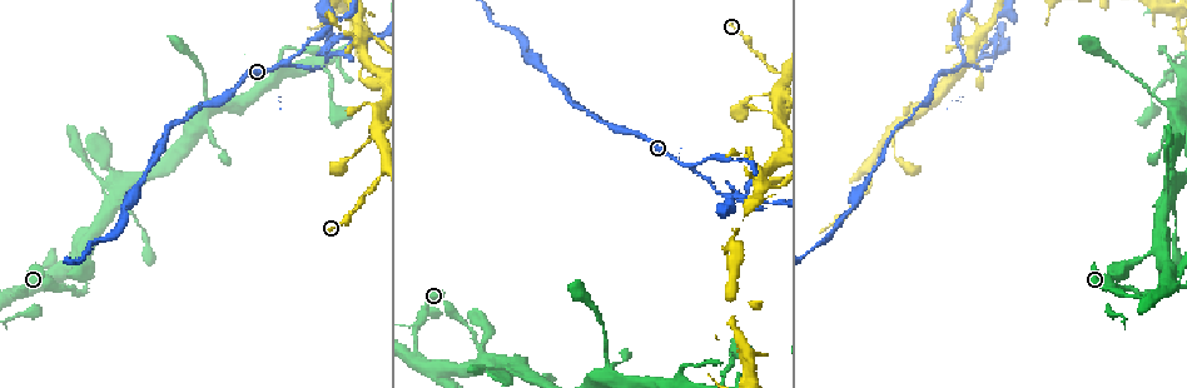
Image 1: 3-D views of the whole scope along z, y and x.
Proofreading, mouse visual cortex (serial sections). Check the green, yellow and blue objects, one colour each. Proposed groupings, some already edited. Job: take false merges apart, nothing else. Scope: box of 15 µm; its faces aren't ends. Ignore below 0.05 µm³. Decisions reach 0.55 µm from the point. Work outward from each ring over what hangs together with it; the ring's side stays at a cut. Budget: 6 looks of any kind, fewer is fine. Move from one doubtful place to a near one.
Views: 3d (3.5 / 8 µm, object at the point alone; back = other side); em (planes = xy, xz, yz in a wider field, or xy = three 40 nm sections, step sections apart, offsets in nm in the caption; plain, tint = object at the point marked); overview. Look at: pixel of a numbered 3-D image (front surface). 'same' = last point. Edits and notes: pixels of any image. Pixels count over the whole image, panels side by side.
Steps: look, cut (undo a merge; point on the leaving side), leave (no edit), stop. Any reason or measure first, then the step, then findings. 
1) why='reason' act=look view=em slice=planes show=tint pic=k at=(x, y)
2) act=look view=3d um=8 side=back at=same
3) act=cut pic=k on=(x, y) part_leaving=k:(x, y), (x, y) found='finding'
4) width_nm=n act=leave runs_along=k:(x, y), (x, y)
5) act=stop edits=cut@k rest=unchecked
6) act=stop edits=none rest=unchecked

why='three arms meet' act=look view=3d um=3.5 pic=1 at=(964, 62)

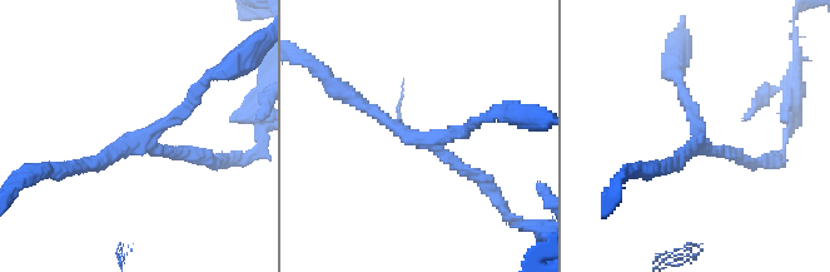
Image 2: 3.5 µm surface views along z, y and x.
arms=3 arm_widths_nm=150,150,200 why='need the tissue' act=look view=em slice=xy step=2 show=tint pic=2 at=(144, 144)

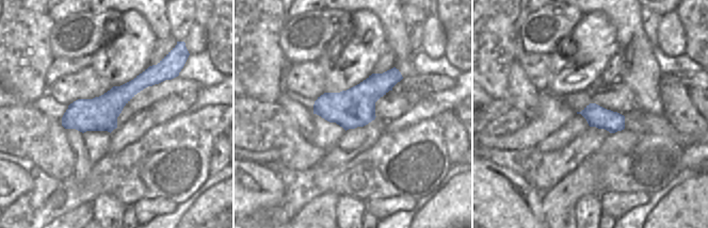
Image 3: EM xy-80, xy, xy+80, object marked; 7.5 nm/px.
act=leave runs_along=2:(356, 102), (491, 188) found='continuous, no second cell'

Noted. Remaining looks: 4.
why='narrows sharply' act=look view=3d um=3.5 pic=1 at=(212, 143)

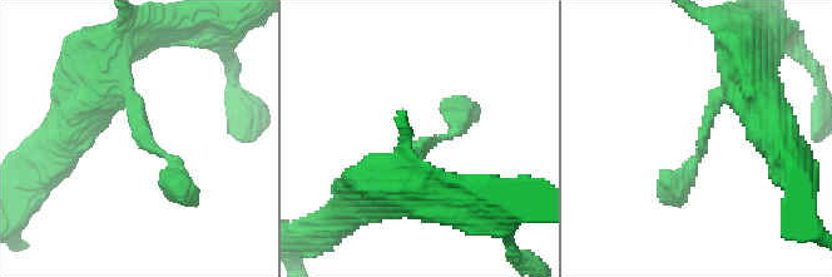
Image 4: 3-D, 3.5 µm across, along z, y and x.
arm_widths_nm=250,250 act=look view=em slice=xy step=3 show=tint pic=4 at=(144, 128)

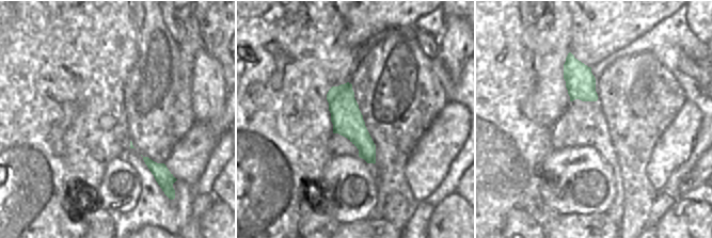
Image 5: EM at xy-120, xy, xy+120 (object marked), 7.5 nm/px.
act=leave found='continuous, no second cell'

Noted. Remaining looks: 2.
why='sharp bend' act=look view=3d um=3.5 pic=1 at=(894, 140)

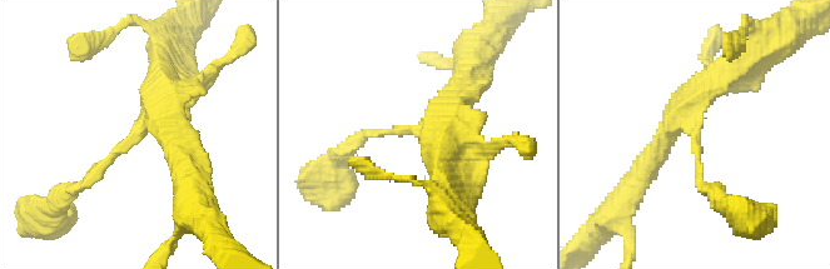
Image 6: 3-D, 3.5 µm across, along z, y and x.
arms=4 arm_widths_nm=100,250,300,350 why='shape alone is not enough' act=look view=em slice=xy step=3 show=tint pic=6 at=(146, 124)

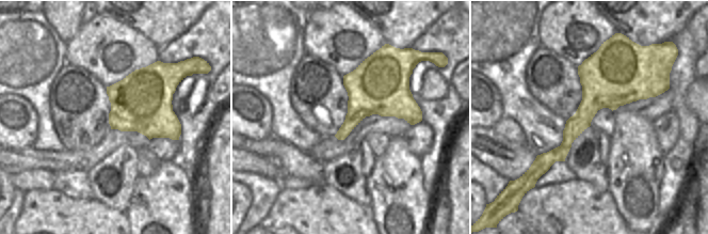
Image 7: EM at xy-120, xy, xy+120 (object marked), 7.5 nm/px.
act=leave runs_along=6:(463, 91), (426, 129), (364, 135) found='all the same cell'

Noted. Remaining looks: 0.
act=stop edits=none rest=unchecked

